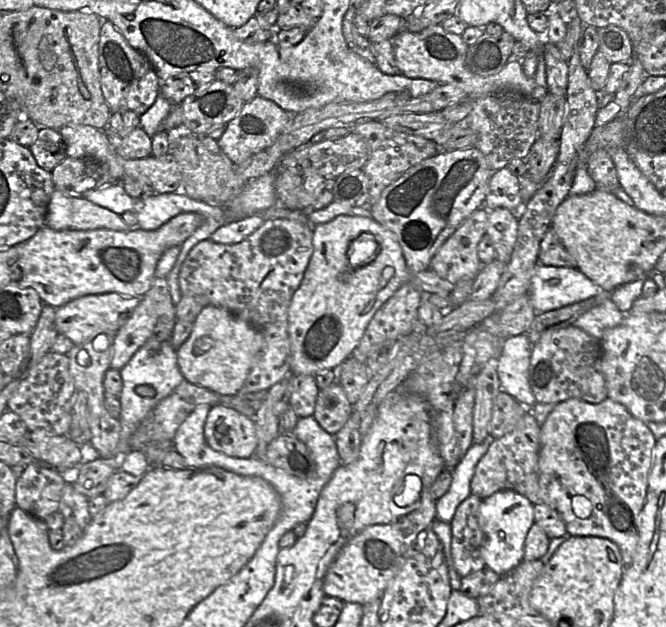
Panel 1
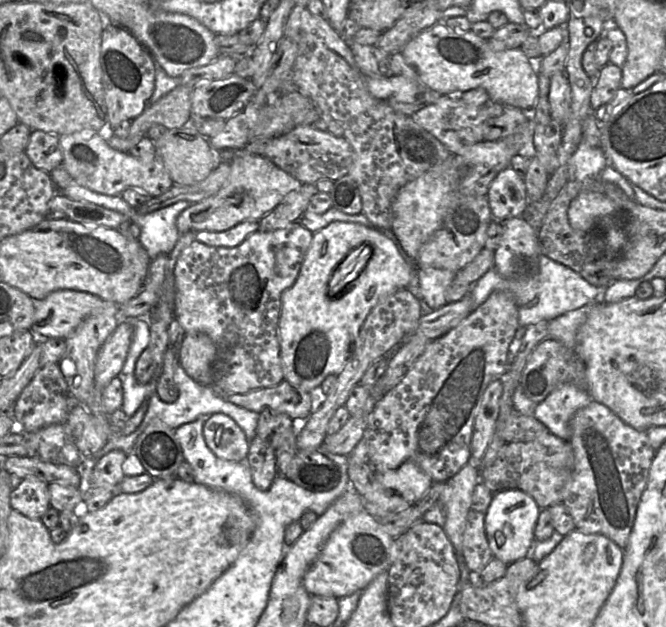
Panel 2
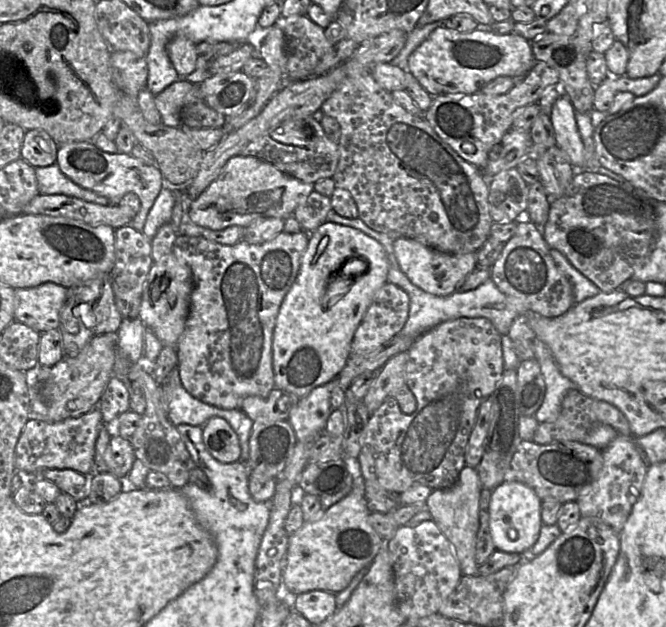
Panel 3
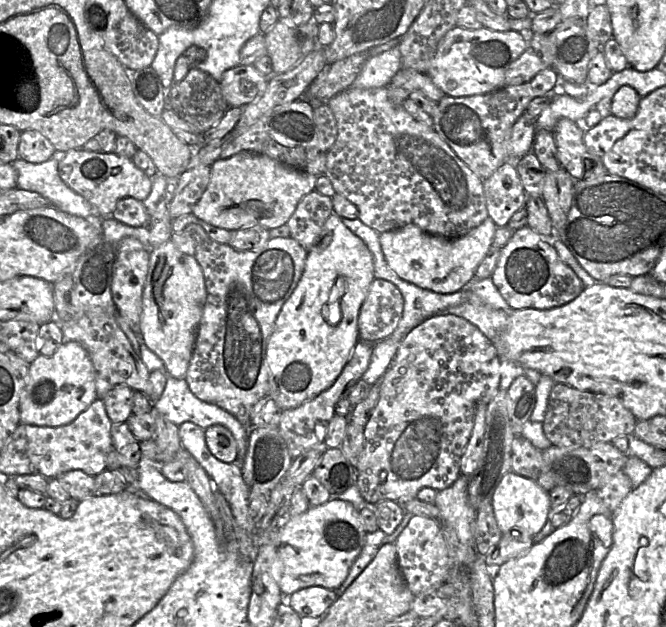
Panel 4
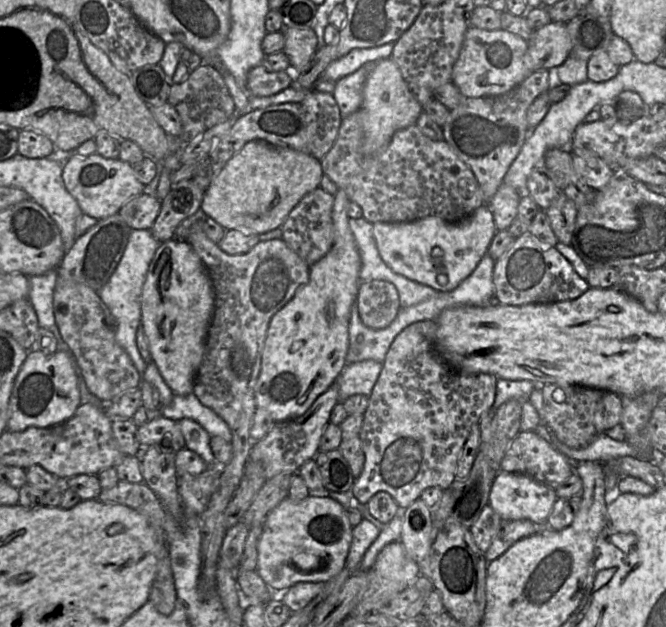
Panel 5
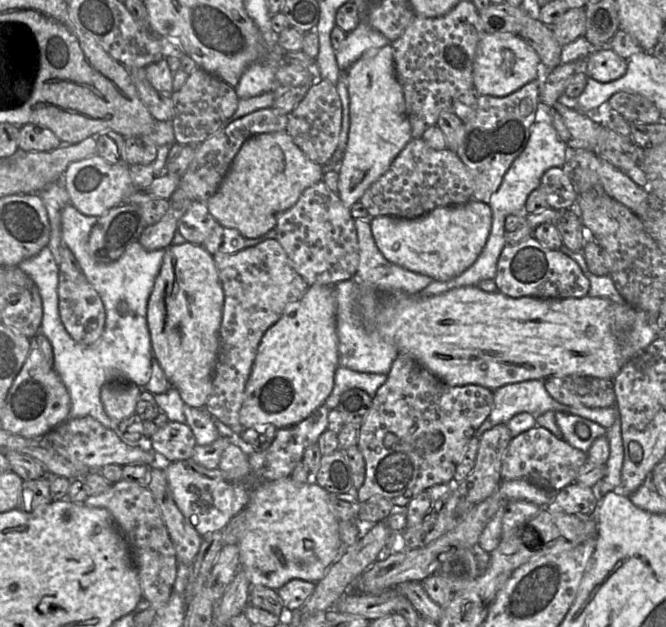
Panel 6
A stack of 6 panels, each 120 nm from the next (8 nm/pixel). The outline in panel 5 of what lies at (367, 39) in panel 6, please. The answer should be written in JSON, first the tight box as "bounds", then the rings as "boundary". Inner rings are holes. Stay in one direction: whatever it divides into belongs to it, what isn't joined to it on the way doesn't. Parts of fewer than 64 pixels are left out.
{"bounds":[322,42,394,82],"boundary":[[[394,42],[372,48],[355,48],[331,62],[322,73],[322,78],[332,82],[355,72],[367,62],[377,62],[391,57]]]}

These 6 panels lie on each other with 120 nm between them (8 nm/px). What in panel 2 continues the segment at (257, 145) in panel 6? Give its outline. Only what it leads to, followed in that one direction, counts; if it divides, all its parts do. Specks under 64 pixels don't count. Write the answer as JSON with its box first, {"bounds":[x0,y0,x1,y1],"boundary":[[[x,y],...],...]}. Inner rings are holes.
{"bounds":[177,155,300,235],"boundary":[[[237,155],[231,161],[230,174],[220,190],[202,201],[192,203],[177,218],[179,235],[198,231],[225,231],[244,221],[259,221],[264,215],[275,209],[292,191],[299,189],[300,181],[277,167],[261,155]]]}

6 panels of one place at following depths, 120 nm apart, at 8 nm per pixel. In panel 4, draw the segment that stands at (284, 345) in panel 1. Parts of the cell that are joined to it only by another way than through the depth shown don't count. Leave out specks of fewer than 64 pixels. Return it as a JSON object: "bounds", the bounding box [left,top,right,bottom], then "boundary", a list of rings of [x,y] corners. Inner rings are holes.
{"bounds":[171,224,308,432],"boundary":[[[189,224],[181,232],[172,234],[171,240],[181,252],[198,261],[207,290],[207,299],[184,379],[198,399],[226,410],[249,432],[252,429],[250,411],[256,402],[268,394],[268,339],[279,311],[301,278],[308,250],[292,237],[276,237],[270,238],[258,249],[239,251],[229,244],[213,240],[198,224]]]}

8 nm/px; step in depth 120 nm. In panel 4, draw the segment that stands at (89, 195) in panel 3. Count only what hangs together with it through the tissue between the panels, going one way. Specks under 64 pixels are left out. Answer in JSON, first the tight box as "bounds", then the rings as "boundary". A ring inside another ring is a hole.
{"bounds":[12,155,96,218],"boundary":[[[59,155],[35,164],[17,158],[12,166],[17,173],[16,188],[36,192],[56,209],[83,218],[96,218],[93,206],[71,190],[58,174]]]}

